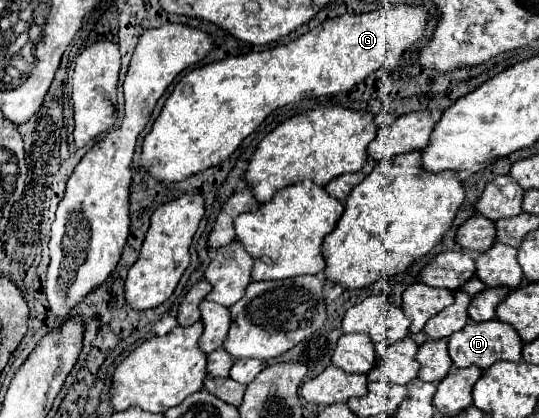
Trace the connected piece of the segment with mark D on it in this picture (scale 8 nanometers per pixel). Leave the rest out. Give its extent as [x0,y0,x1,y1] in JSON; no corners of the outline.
[447,319,523,369]

